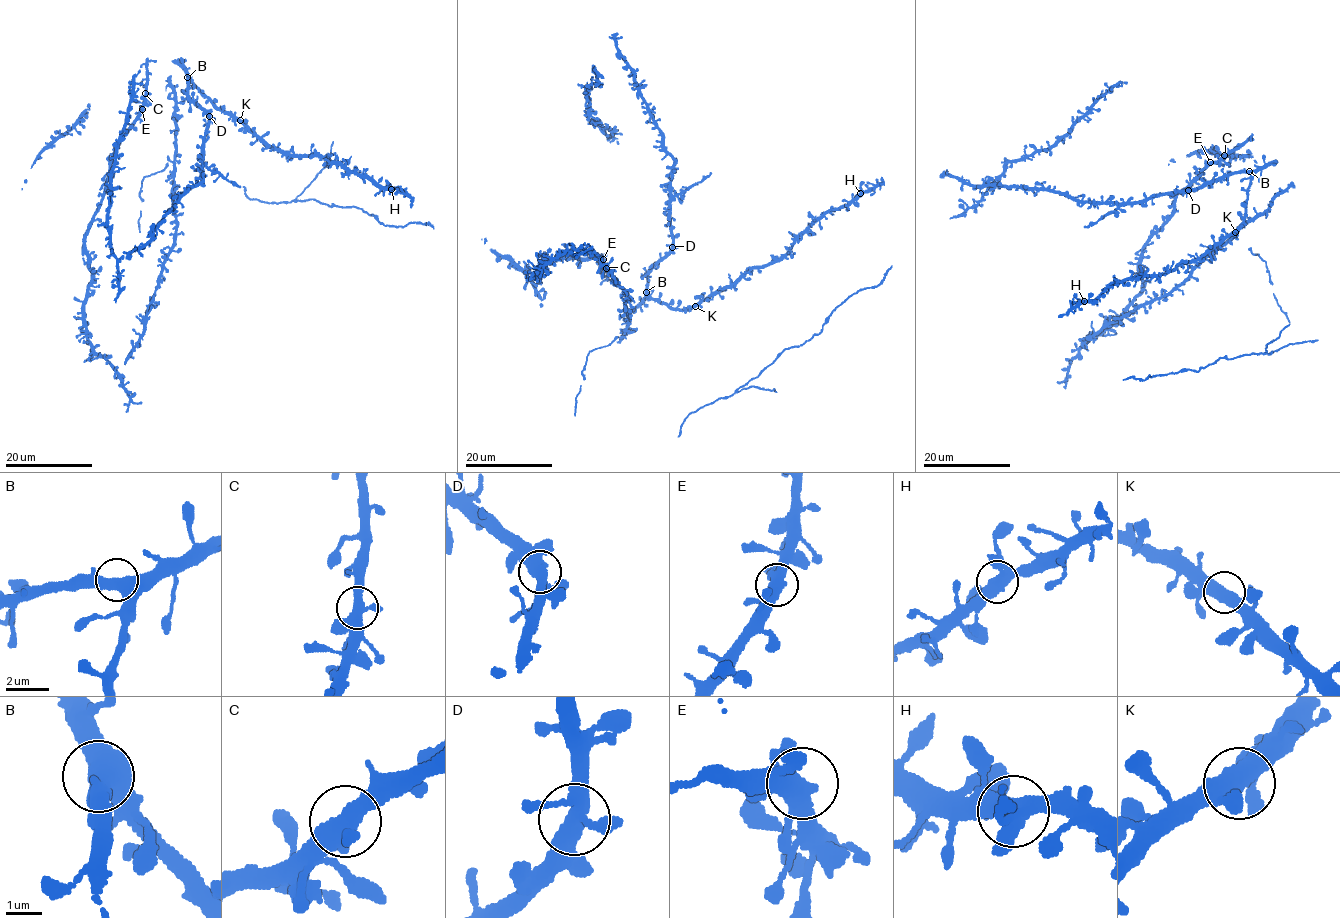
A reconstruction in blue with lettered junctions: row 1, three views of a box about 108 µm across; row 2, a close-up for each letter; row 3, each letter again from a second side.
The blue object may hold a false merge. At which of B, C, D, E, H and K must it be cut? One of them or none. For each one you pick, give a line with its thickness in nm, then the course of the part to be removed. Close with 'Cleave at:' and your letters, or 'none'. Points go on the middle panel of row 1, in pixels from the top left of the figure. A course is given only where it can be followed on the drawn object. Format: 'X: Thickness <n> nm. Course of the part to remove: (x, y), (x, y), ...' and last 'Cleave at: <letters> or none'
Cleave at: none

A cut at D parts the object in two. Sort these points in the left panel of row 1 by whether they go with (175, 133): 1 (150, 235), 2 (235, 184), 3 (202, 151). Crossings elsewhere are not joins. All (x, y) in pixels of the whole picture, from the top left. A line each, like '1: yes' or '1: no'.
1: no
2: no
3: no

